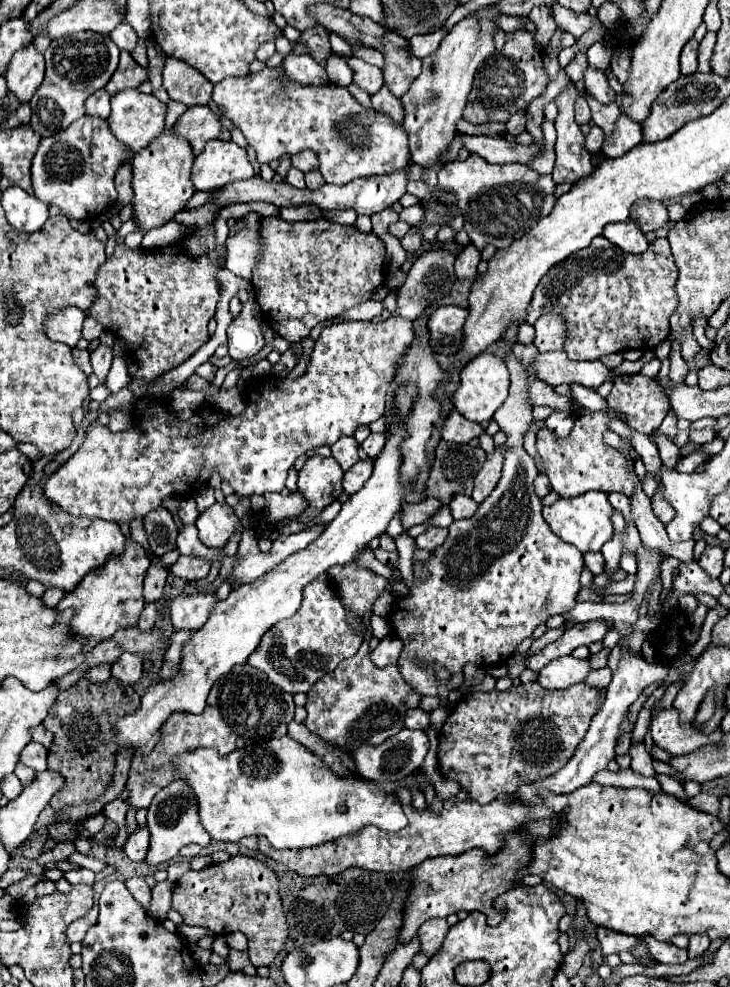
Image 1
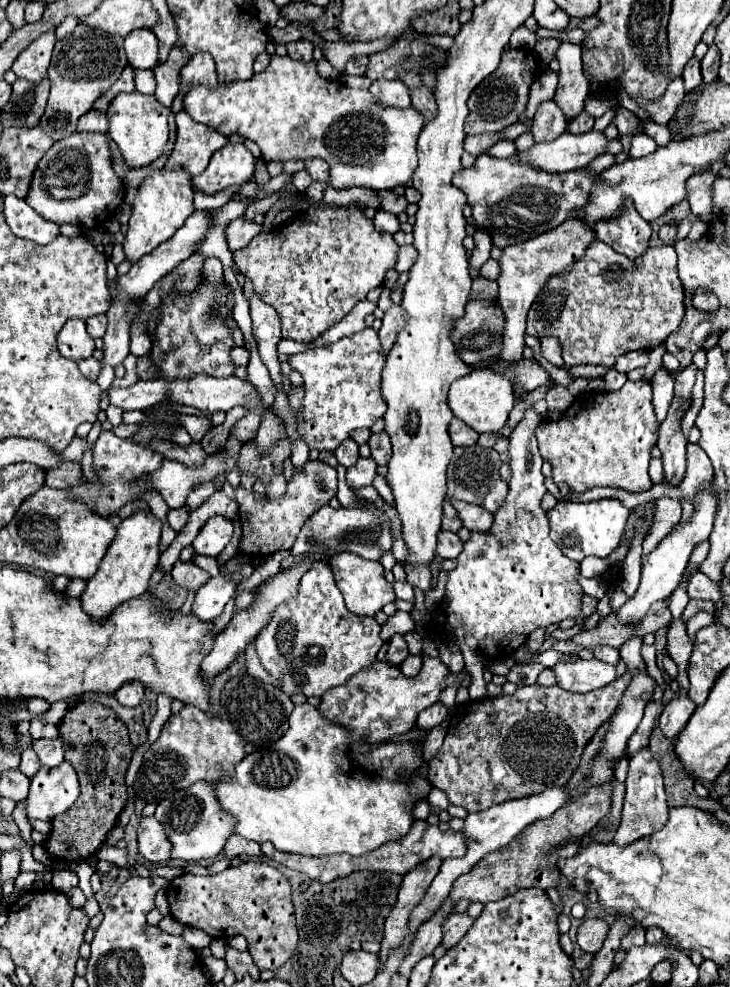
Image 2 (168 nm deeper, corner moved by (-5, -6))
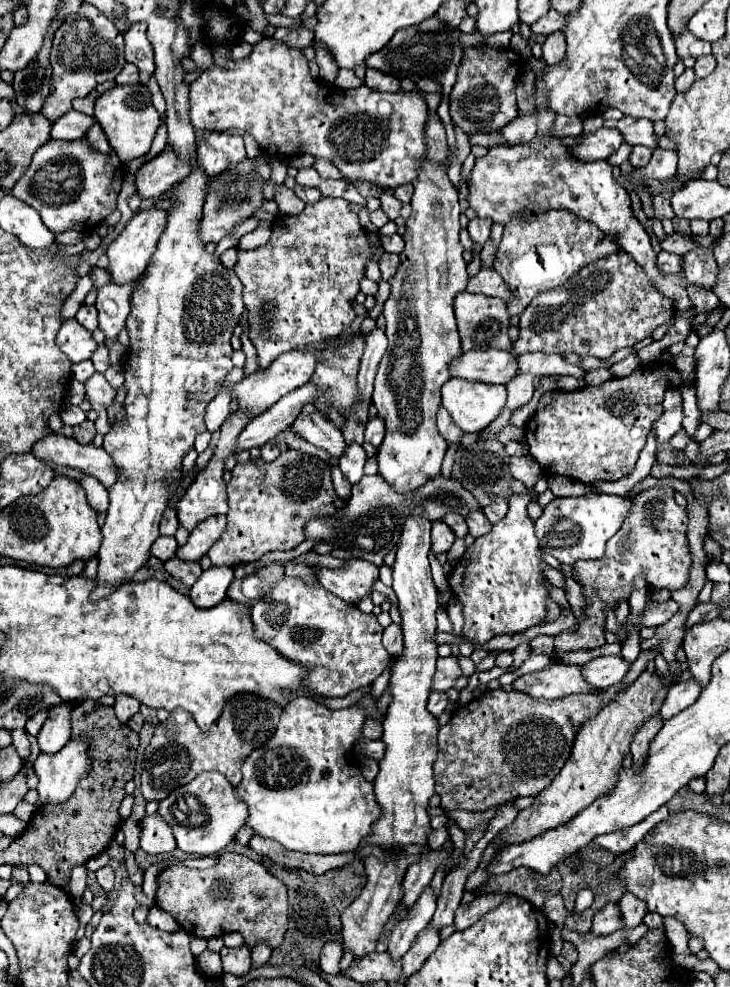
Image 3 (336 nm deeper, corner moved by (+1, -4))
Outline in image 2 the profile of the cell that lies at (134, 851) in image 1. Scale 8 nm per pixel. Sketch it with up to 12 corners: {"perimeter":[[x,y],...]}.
{"perimeter":[[150,816],[138,828],[138,852],[148,862],[170,858],[170,840]]}

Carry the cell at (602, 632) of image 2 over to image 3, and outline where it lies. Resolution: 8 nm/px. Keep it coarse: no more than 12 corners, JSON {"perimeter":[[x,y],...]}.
{"perimeter":[[650,600],[640,626],[668,622],[678,604]]}

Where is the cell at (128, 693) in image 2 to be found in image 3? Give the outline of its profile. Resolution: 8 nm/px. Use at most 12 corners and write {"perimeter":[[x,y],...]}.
{"perimeter":[[116,696],[116,716],[128,722],[138,710],[140,702],[130,696]]}

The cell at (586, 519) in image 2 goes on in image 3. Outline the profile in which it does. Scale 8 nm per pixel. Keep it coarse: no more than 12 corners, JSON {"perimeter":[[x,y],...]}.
{"perimeter":[[554,498],[534,522],[560,564],[596,560],[632,500]]}

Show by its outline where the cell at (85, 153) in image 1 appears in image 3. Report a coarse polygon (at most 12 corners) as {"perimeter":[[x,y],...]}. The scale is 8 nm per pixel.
{"perimeter":[[86,138],[48,140],[10,194],[50,232],[116,210],[122,162]]}

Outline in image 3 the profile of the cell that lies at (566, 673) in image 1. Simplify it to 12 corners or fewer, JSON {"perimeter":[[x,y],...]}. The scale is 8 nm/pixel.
{"perimeter":[[600,656],[582,666],[588,684],[600,690],[620,682],[630,662]]}

